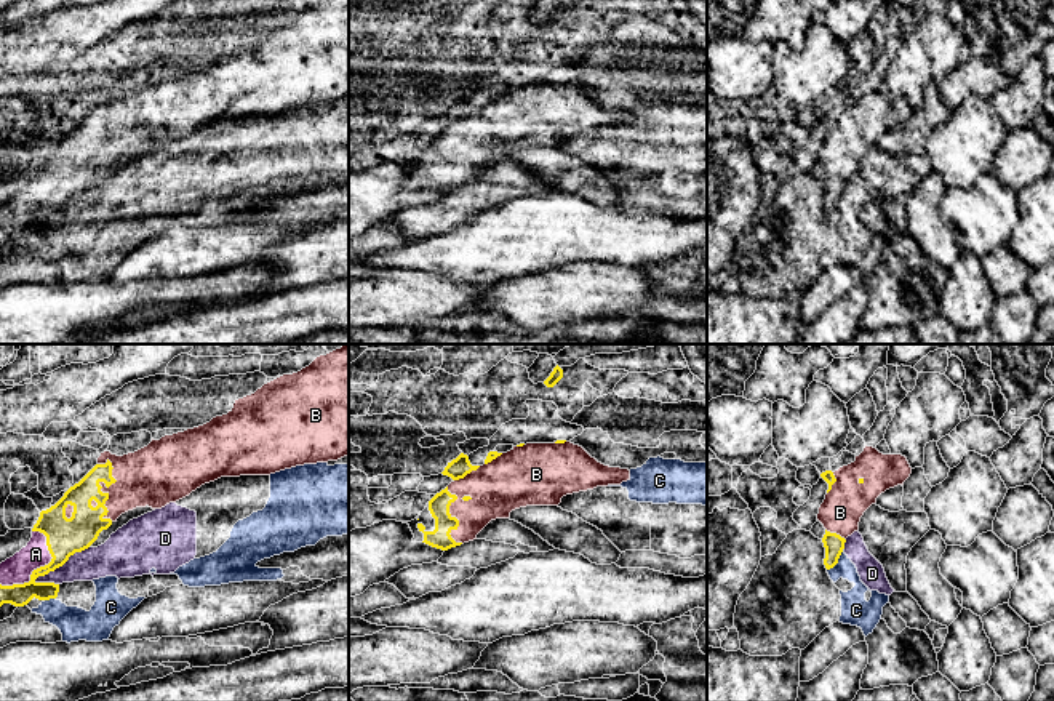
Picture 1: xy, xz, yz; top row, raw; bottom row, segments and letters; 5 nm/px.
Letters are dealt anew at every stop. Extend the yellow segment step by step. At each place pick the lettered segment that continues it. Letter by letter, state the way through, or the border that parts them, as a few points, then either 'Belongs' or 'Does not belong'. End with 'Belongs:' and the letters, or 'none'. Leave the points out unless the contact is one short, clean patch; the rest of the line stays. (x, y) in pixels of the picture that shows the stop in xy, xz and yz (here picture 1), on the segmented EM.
A: Belongs
B: Belongs
C: Does not belong
D: Does not belong
Belongs: A, B

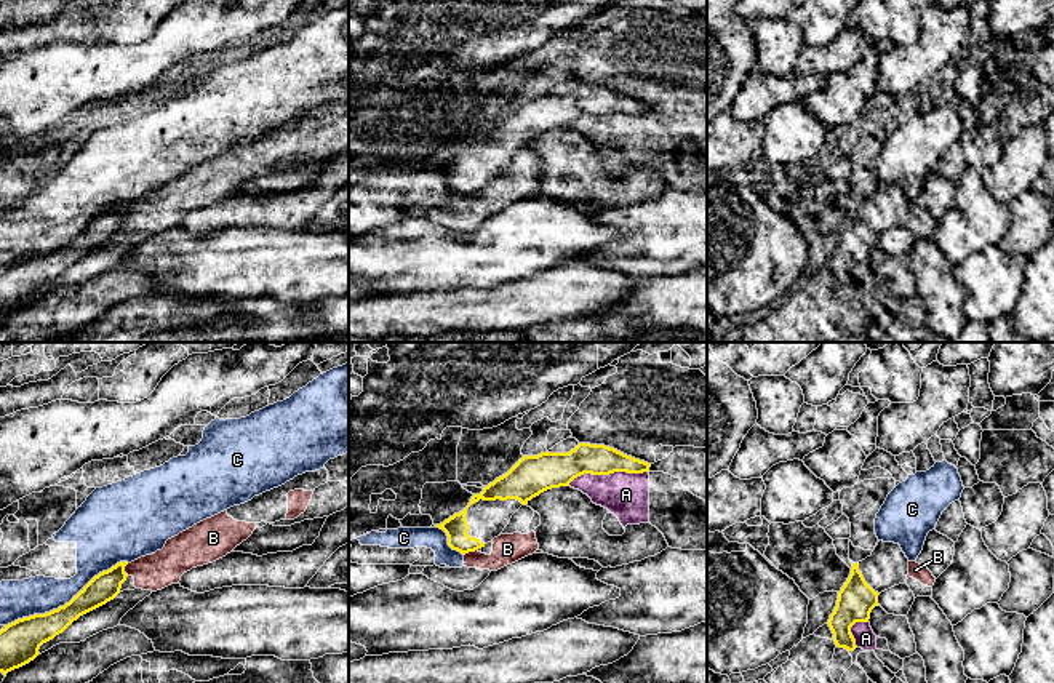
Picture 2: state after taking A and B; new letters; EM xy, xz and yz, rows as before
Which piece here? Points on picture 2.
A: Does not belong
B: Does not belong
C: Does not belong
Belongs: none

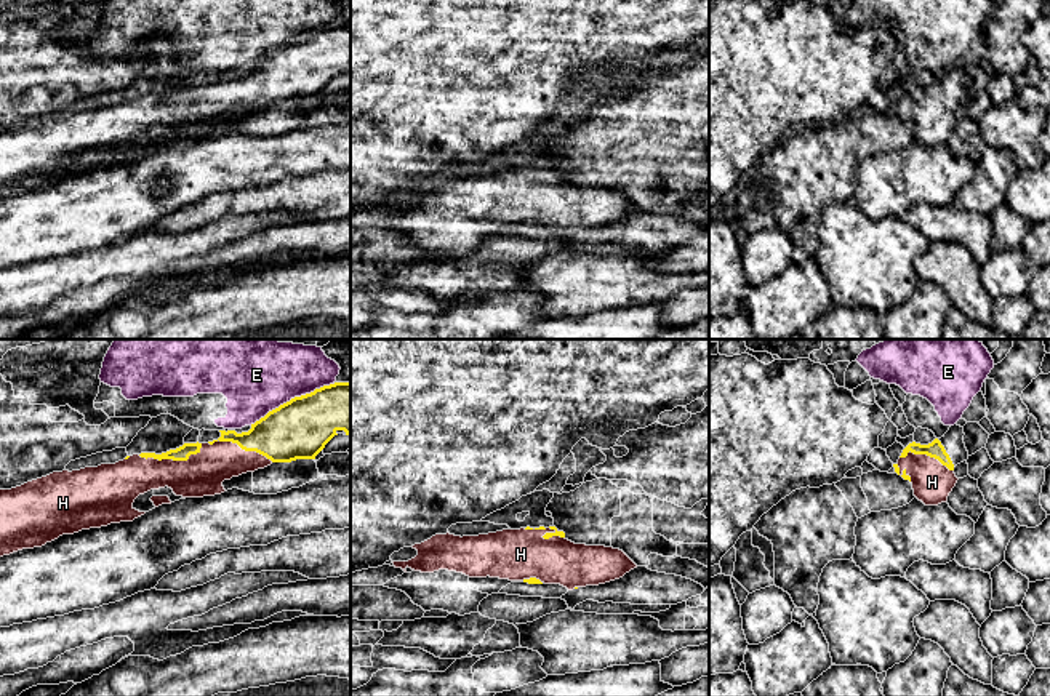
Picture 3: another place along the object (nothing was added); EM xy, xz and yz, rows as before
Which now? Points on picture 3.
E: Does not belong
H: Belongs
Belongs: H

